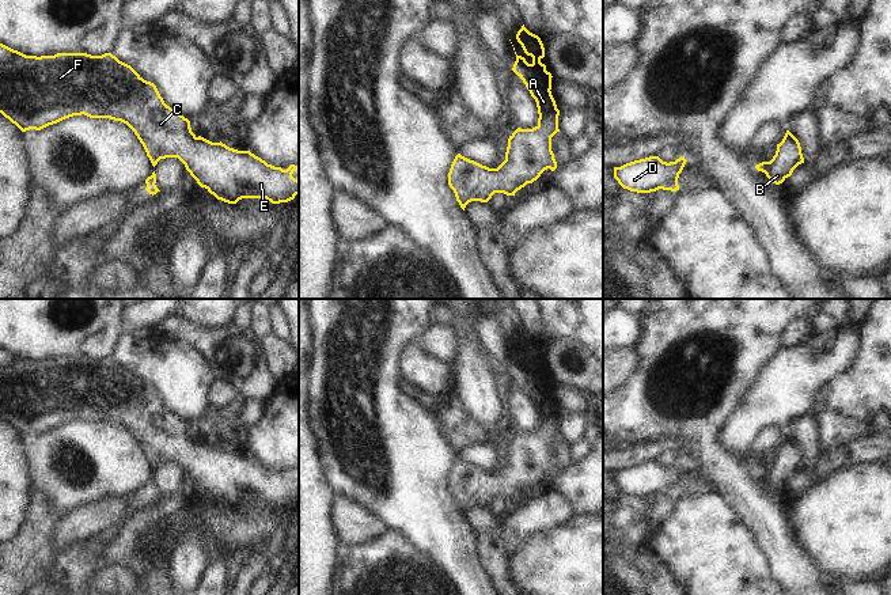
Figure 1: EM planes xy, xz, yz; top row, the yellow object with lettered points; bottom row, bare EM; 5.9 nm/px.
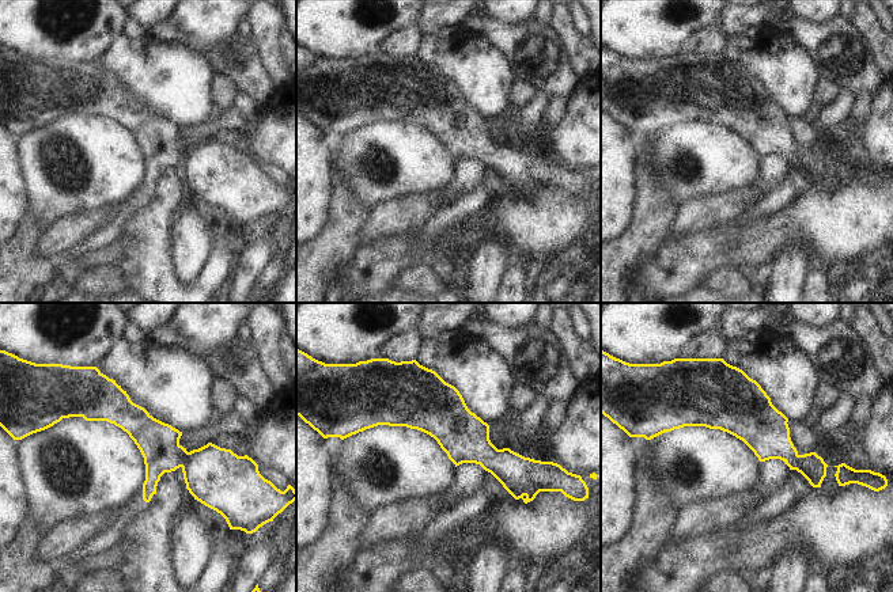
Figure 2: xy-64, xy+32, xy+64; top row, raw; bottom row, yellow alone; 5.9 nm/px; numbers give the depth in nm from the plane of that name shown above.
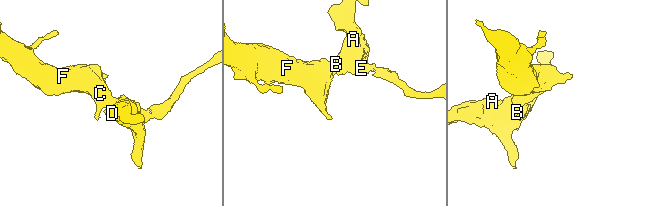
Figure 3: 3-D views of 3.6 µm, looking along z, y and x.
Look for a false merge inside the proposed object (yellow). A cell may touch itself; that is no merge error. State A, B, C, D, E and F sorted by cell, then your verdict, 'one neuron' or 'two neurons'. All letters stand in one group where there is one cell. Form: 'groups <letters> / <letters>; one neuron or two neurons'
groups A B C D E F; one neuron

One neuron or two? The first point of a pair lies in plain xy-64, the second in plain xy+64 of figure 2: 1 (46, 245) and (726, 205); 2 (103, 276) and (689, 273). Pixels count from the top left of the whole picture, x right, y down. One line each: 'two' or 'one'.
1: one
2: two

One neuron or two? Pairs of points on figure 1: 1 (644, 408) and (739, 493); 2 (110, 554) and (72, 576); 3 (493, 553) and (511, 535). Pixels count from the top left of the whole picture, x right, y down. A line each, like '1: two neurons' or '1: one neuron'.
1: one neuron
2: one neuron
3: two neurons

